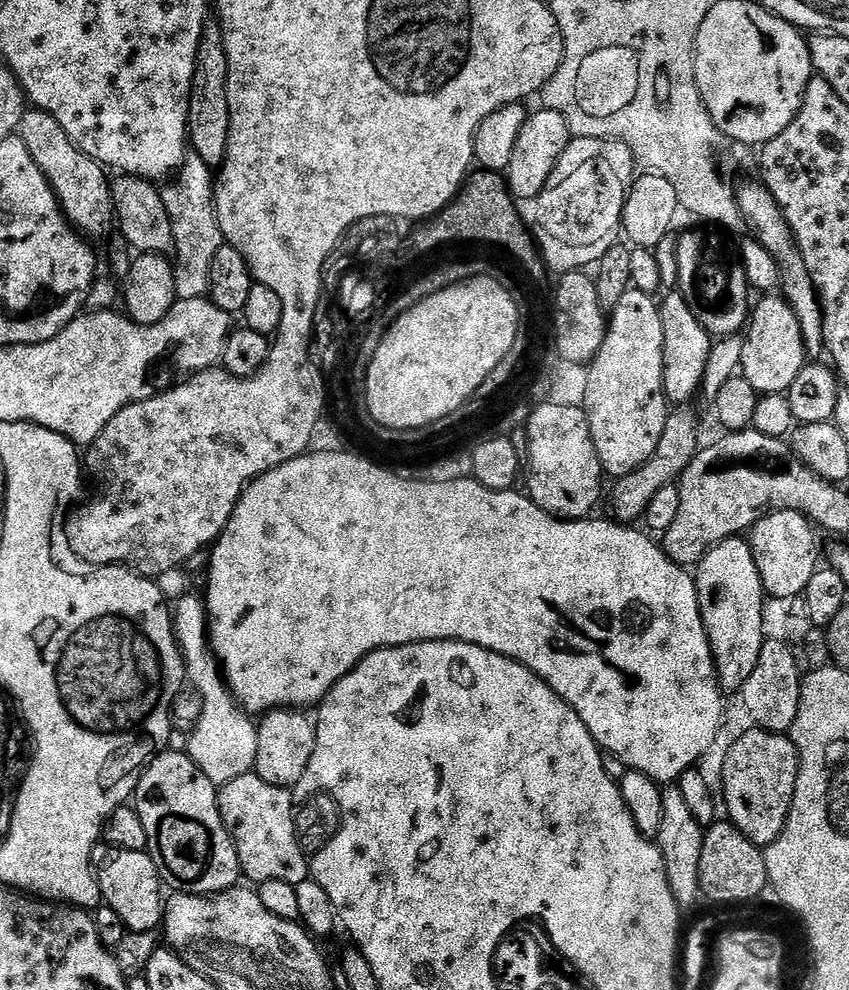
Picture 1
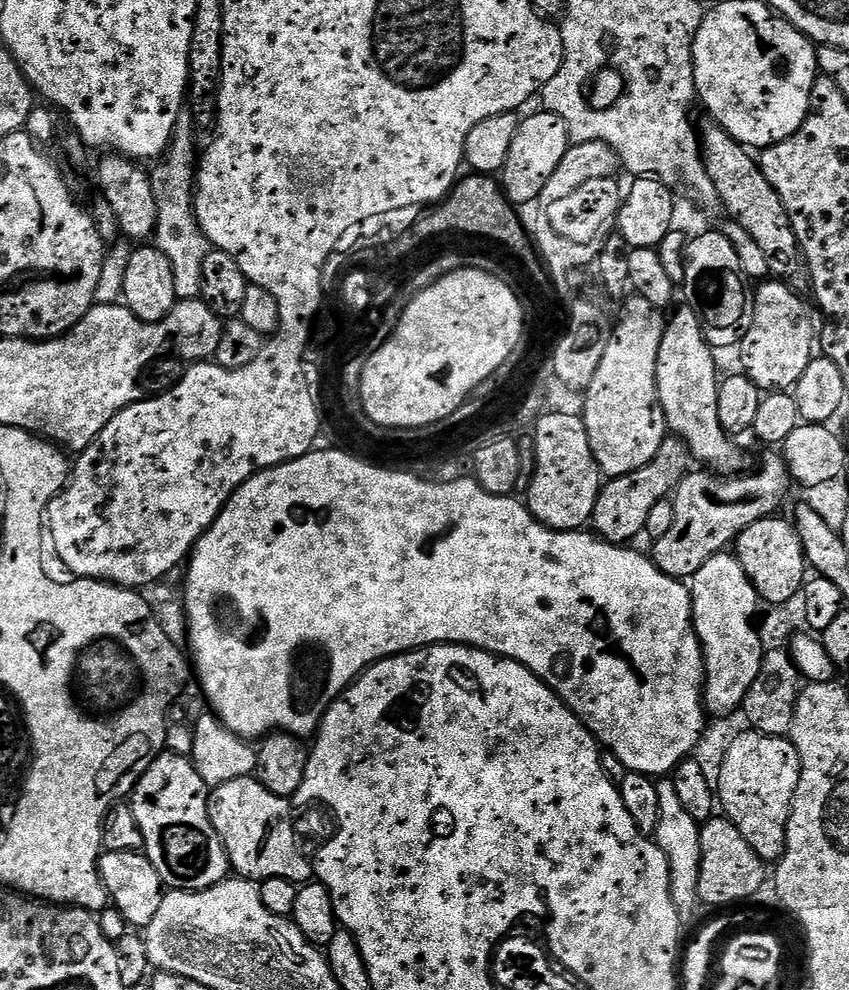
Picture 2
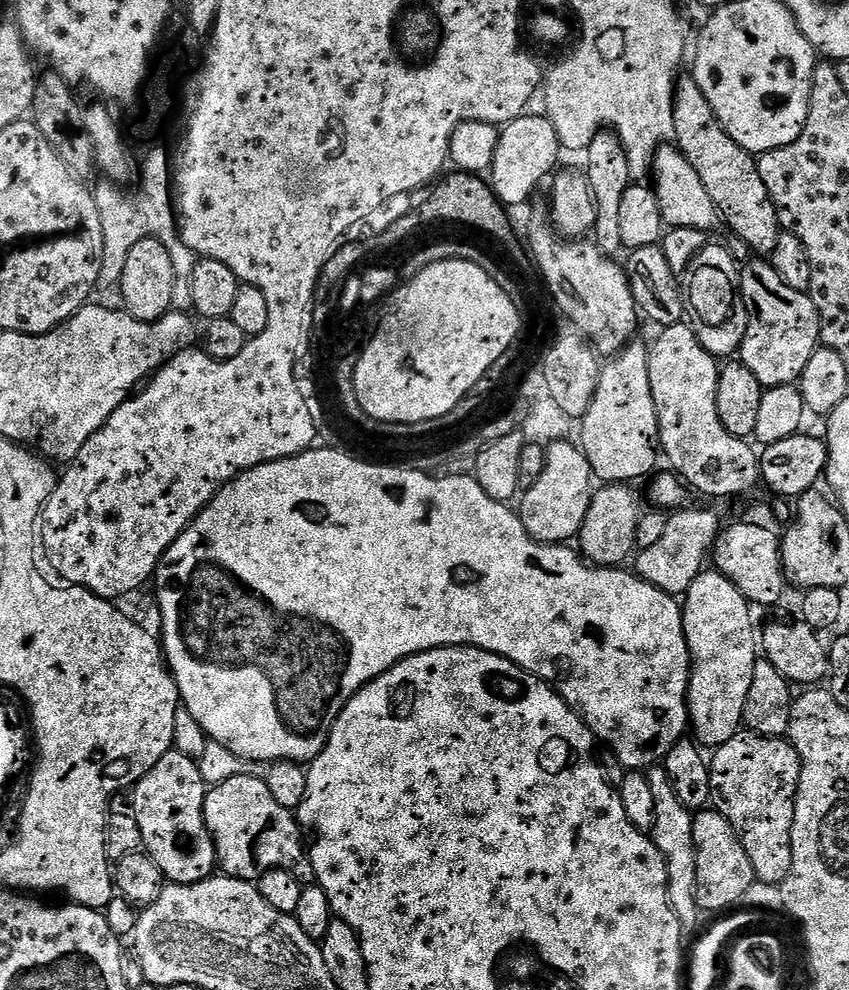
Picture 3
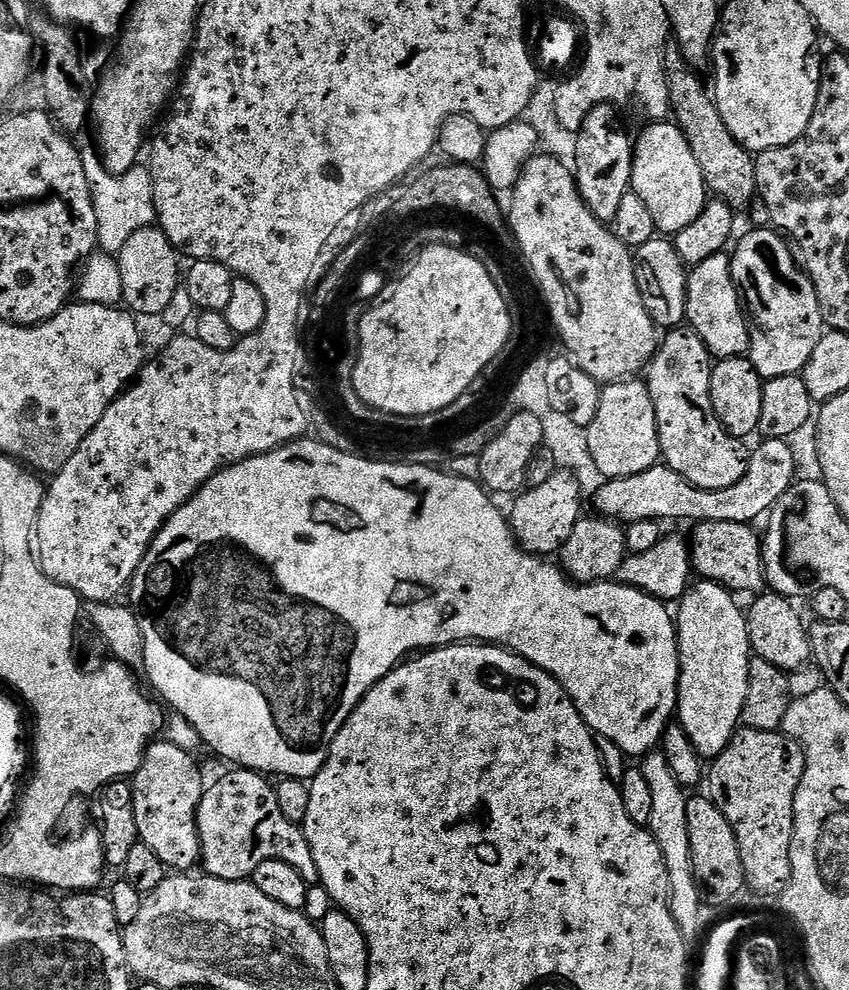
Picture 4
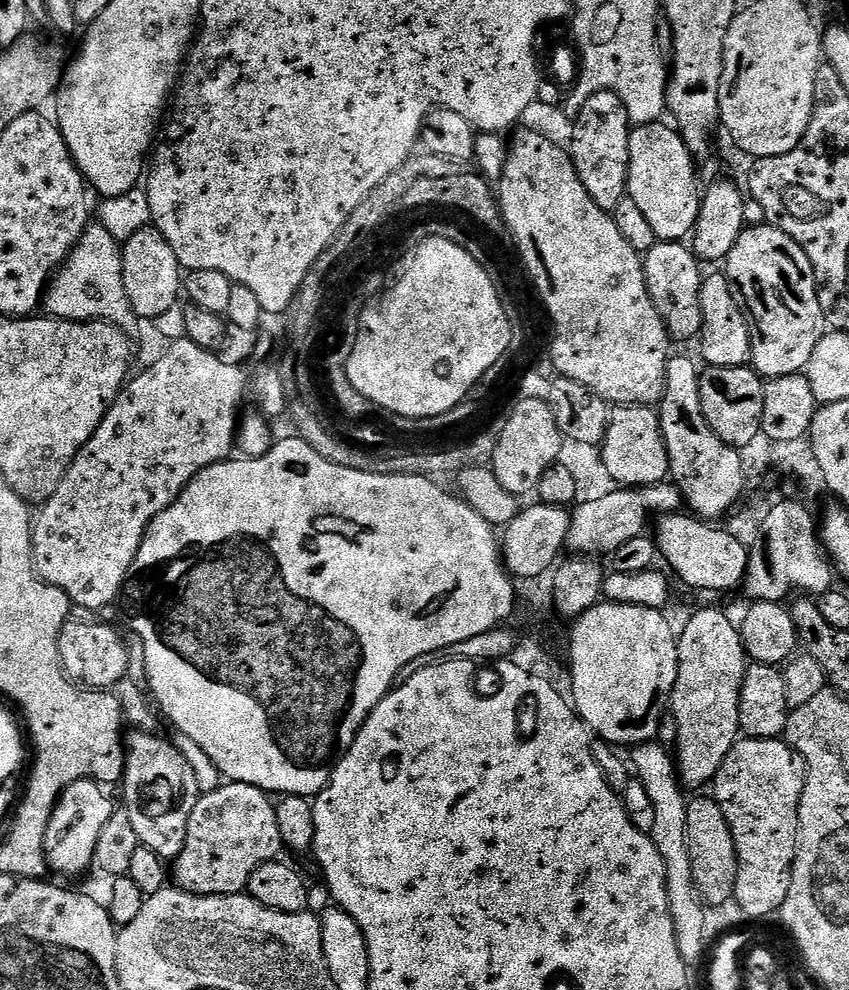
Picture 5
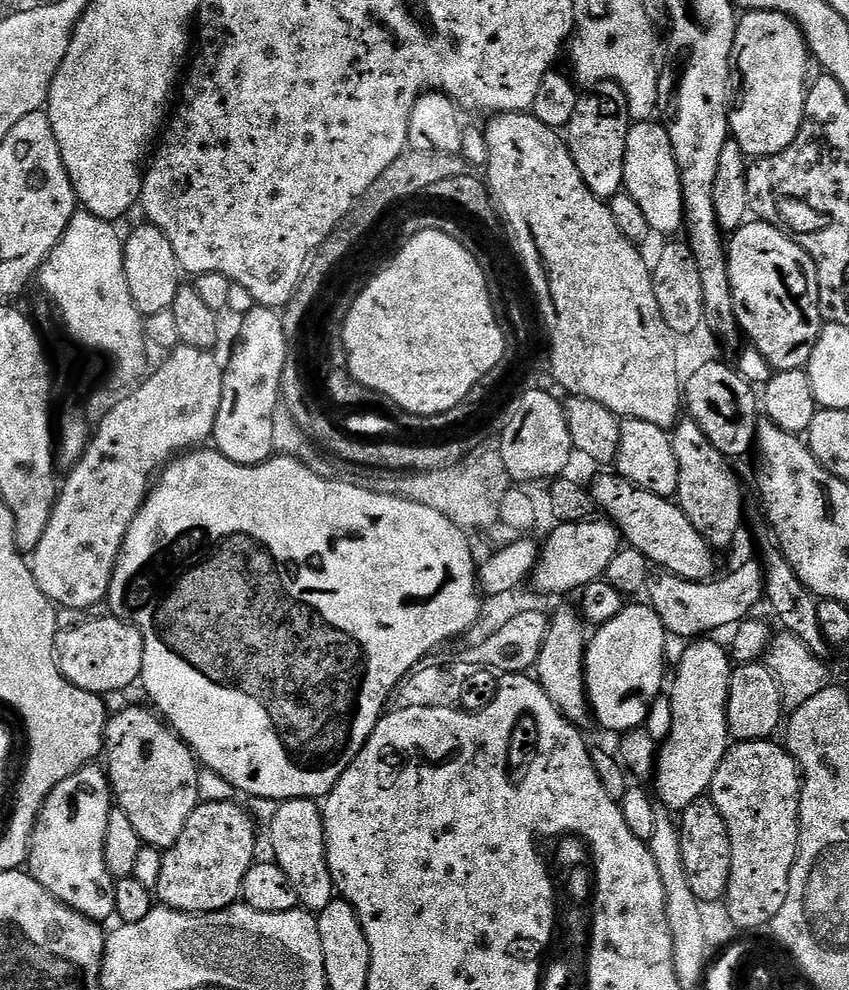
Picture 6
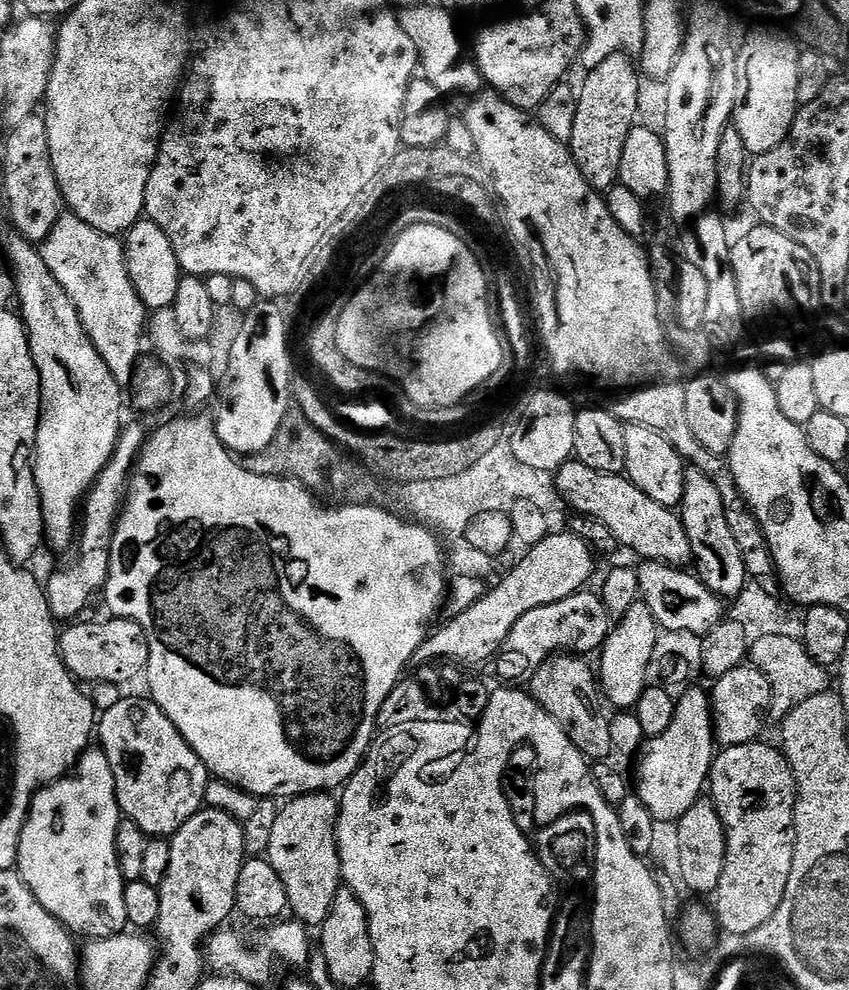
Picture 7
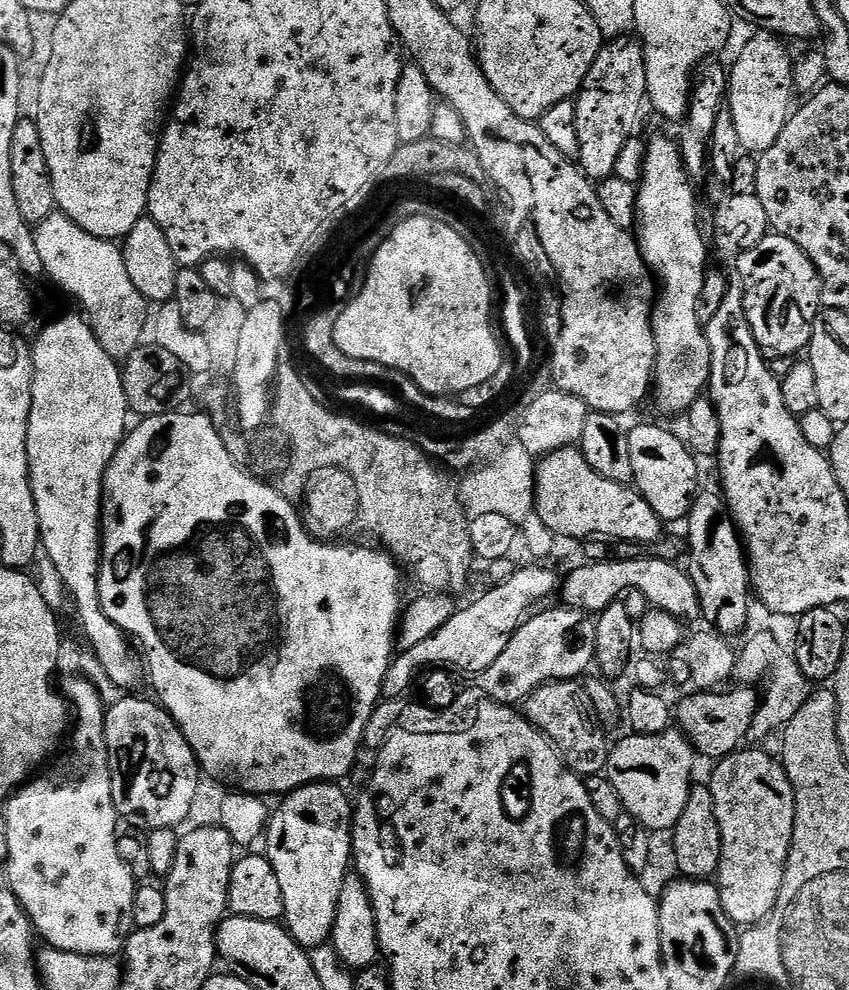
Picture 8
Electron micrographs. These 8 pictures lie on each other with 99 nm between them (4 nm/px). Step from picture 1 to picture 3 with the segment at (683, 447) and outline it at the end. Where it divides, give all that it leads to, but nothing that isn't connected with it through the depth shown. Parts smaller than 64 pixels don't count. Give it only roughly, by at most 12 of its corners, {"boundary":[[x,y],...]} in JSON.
{"boundary":[[631,483],[593,491],[578,551],[598,568],[637,551],[642,507]]}

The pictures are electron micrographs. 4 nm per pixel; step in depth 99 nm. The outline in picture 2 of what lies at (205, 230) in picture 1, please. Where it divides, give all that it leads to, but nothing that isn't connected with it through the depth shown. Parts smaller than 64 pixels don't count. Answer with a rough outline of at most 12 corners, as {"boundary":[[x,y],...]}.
{"boundary":[[180,111],[150,172],[154,244],[177,301],[199,297],[210,251],[192,205],[198,128]]}

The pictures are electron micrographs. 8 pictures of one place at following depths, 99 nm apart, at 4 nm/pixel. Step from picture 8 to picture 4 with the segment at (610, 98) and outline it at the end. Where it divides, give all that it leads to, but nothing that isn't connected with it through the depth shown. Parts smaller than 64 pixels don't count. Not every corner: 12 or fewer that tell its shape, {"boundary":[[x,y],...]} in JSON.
{"boundary":[[599,104],[577,140],[576,185],[611,225],[632,187],[633,137]]}

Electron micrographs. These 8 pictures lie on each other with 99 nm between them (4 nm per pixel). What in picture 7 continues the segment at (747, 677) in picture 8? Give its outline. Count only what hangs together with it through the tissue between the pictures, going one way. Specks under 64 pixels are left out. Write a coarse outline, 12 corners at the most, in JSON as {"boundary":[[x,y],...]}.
{"boundary":[[761,633],[748,660],[776,687],[782,722],[829,691],[829,669],[802,640]]}

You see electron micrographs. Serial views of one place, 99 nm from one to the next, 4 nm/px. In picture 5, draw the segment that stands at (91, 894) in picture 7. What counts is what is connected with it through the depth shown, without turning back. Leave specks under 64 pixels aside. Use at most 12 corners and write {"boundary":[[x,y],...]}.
{"boundary":[[95,780],[60,795],[44,835],[53,873],[92,868],[114,803]]}

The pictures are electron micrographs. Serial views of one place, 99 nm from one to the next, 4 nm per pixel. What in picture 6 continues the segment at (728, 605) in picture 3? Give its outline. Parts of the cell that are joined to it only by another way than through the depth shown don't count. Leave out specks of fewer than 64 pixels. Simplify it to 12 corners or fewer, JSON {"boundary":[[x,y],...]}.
{"boundary":[[693,639],[676,668],[655,795],[682,810],[730,747],[734,661]]}

